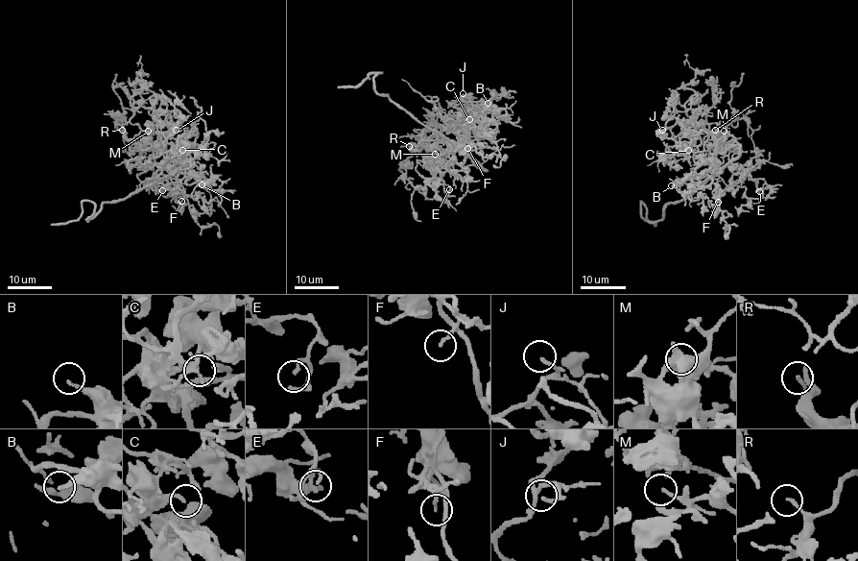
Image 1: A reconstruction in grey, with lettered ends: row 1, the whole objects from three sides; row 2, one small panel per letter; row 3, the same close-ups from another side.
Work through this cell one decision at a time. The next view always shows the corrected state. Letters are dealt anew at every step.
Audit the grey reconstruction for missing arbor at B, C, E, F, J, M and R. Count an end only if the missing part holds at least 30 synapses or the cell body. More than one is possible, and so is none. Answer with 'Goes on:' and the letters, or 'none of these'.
Goes on: M

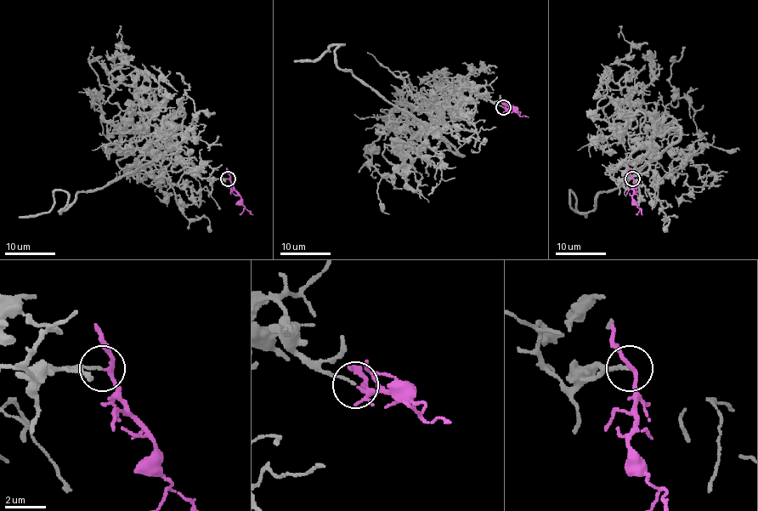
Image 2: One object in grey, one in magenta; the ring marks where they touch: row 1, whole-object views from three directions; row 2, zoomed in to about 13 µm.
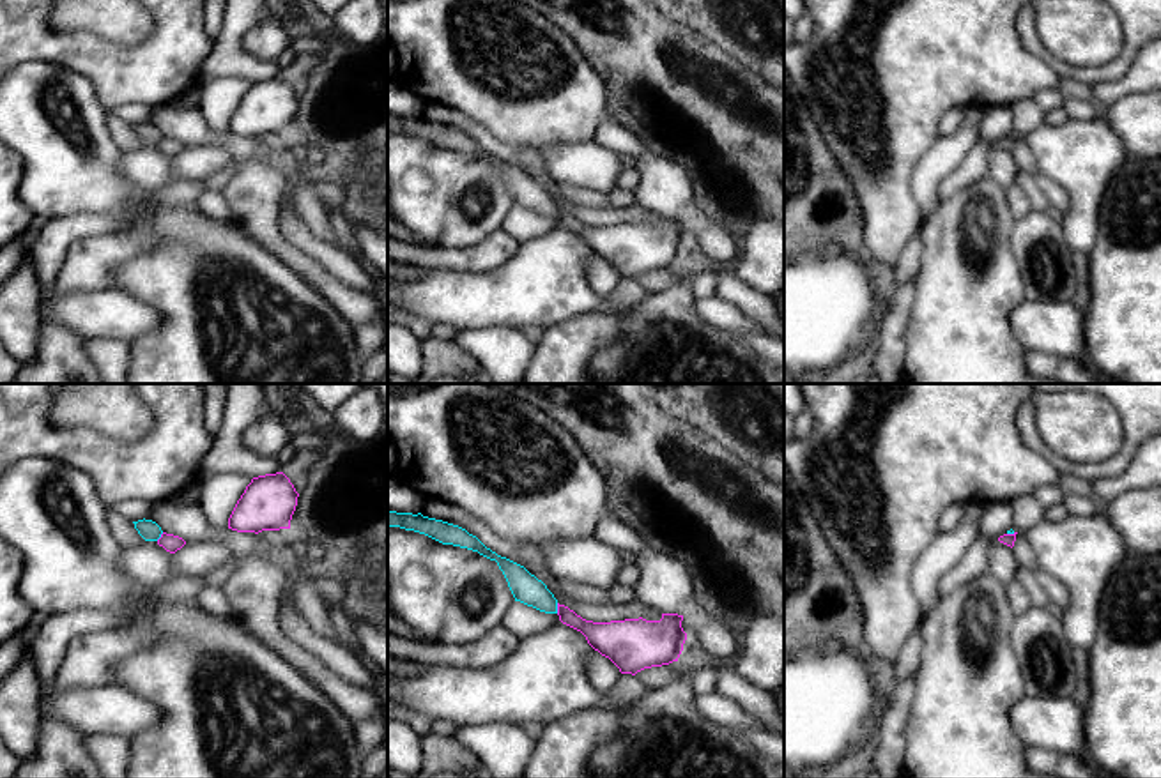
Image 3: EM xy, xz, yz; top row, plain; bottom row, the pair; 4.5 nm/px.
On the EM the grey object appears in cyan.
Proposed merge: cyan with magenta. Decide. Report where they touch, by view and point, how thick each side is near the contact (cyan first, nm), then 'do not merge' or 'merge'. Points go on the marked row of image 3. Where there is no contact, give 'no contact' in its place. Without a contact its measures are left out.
meets cyan in xz at (556, 609); 140 nm thick on the cyan side, 140 nm on the other; do not merge

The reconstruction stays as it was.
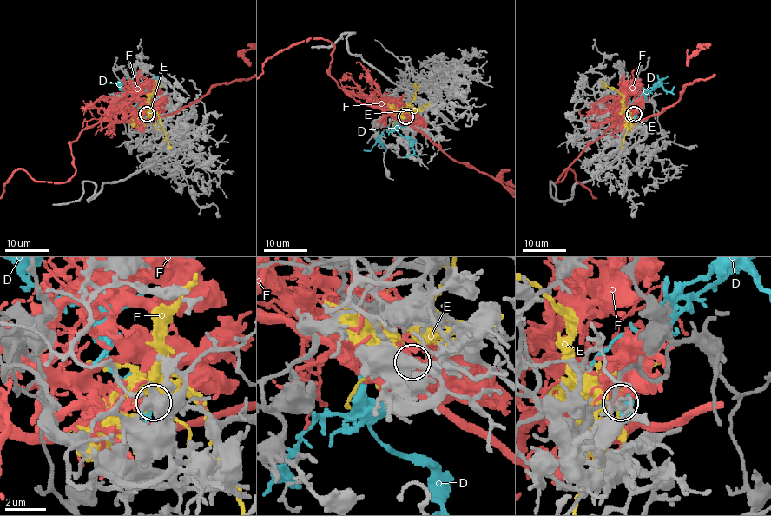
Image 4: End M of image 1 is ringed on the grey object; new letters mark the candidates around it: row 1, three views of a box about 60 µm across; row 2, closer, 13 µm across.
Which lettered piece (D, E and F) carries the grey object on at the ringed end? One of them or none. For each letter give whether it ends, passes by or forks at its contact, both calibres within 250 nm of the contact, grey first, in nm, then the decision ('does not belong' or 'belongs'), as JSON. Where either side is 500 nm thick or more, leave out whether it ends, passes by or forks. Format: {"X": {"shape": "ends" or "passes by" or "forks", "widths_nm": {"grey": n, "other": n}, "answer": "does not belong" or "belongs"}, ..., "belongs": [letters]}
{"D": {"widths_nm": {"grey": 240, "other": 600}, "answer": "does not belong"}, "E": {"shape": "forks", "widths_nm": {"grey": 140, "other": 440}, "answer": "does not belong"}, "F": {"shape": "forks", "widths_nm": {"grey": 240, "other": 280}, "answer": "does not belong"}, "belongs": []}

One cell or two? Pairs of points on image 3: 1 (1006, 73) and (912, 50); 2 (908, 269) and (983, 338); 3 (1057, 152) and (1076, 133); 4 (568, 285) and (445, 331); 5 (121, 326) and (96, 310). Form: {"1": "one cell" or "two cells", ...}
{"1": "one cell", "2": "two cells", "3": "one cell", "4": "two cells", "5": "one cell"}

